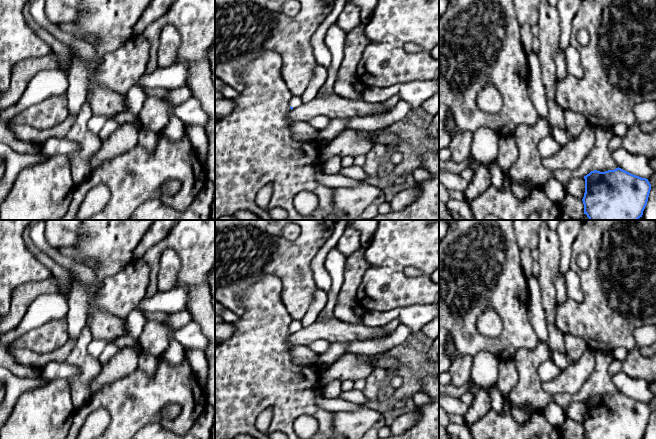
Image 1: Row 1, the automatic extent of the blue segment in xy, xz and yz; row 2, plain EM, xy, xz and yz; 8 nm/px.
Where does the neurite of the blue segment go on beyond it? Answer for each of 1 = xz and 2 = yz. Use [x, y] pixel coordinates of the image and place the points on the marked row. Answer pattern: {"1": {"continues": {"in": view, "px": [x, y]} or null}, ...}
{"1": {"continues": {"in": "xz", "px": [295, 101]}}, "2": {"continues": null}}

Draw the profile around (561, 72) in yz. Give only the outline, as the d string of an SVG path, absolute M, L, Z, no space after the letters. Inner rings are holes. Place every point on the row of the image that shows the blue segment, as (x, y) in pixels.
M559 48L555 55L555 65L556 65L556 77L558 81L563 80L565 77L568 76L564 51L560 50Z

